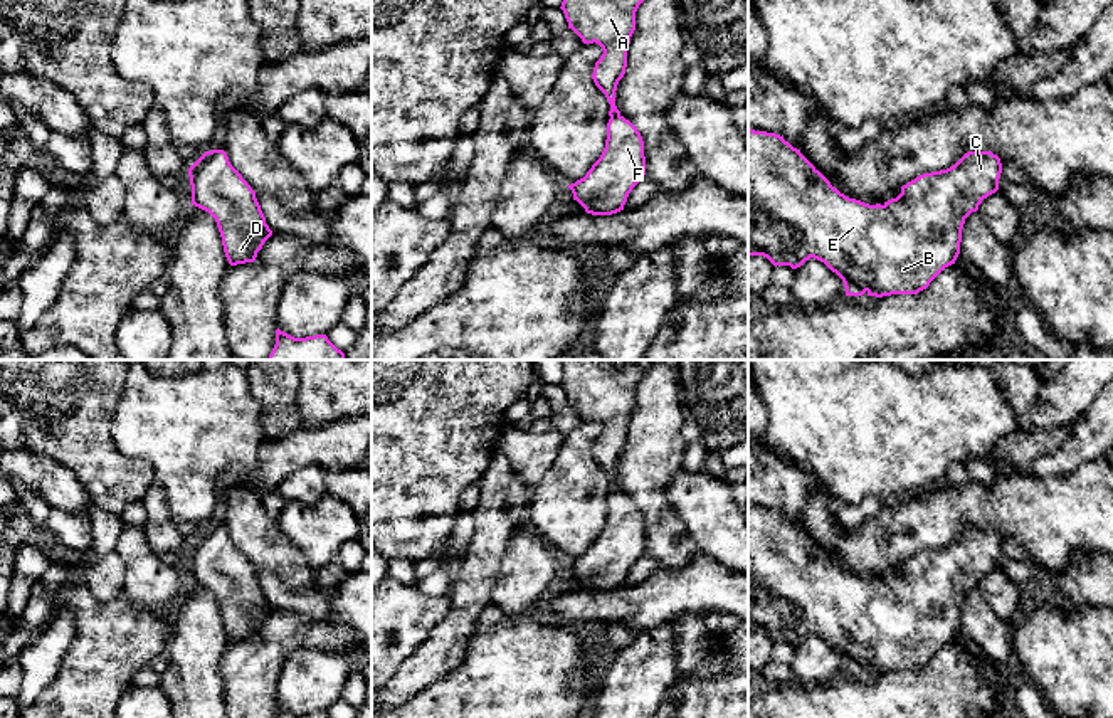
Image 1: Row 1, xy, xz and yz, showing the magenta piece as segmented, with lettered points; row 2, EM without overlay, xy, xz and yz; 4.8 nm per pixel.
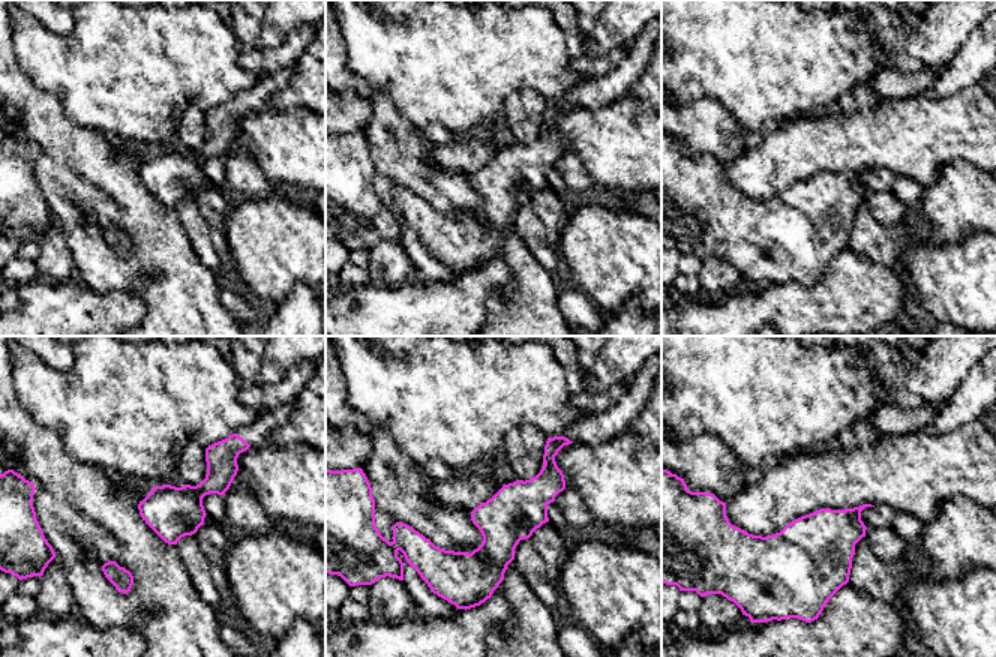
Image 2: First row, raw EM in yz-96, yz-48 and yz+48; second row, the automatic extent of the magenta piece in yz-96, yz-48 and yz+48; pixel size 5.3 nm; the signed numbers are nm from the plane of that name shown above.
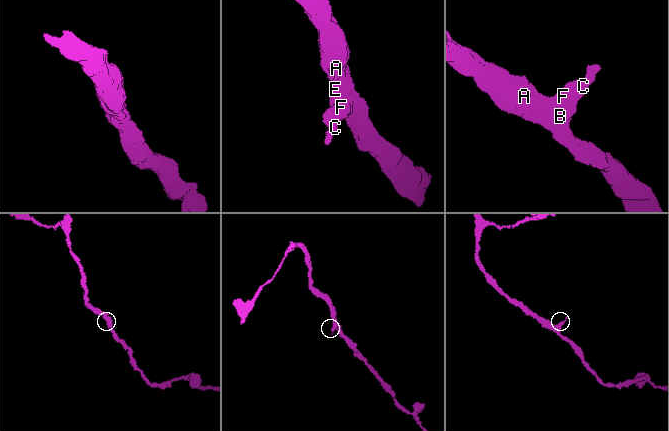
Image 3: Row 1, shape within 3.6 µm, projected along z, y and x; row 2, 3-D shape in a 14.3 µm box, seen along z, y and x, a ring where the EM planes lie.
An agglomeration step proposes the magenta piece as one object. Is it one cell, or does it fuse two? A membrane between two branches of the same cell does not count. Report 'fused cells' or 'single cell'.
single cell

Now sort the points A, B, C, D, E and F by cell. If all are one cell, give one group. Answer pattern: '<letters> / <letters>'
A B C D E F

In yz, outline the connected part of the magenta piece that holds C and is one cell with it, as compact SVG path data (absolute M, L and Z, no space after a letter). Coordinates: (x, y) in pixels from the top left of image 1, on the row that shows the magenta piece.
M748 129L748 256L763 256L775 267L800 267L810 257L836 272L846 296L918 294L960 254L965 219L978 210L984 198L999 190L1002 163L992 151L968 151L953 166L923 173L901 187L901 193L888 202L869 205L849 198L783 136Z

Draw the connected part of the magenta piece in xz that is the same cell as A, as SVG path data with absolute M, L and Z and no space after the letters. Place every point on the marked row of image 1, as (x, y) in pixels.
M563 0L560 7L568 22L568 29L572 29L583 44L595 42L604 50L595 62L592 79L610 104L605 148L587 175L568 185L573 200L592 215L612 215L624 210L629 193L646 175L642 136L615 106L617 84L625 74L627 49L636 30L636 12L642 2L644 0Z

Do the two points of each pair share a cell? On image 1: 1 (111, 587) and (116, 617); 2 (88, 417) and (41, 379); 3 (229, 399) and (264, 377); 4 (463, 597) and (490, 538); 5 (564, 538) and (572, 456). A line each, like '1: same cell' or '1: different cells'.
1: different cells
2: same cell
3: different cells
4: same cell
5: same cell

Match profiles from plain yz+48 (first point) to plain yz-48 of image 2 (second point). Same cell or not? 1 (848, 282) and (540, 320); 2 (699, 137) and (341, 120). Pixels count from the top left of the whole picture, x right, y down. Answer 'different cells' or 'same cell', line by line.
1: different cells
2: same cell

